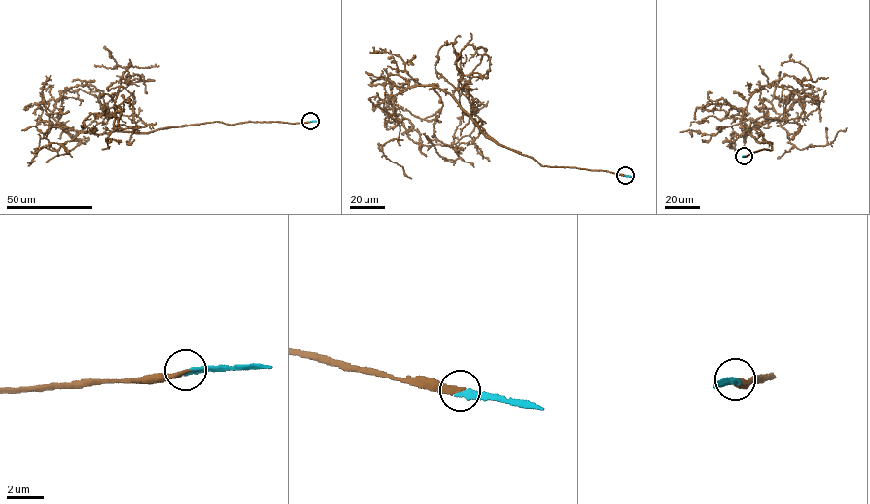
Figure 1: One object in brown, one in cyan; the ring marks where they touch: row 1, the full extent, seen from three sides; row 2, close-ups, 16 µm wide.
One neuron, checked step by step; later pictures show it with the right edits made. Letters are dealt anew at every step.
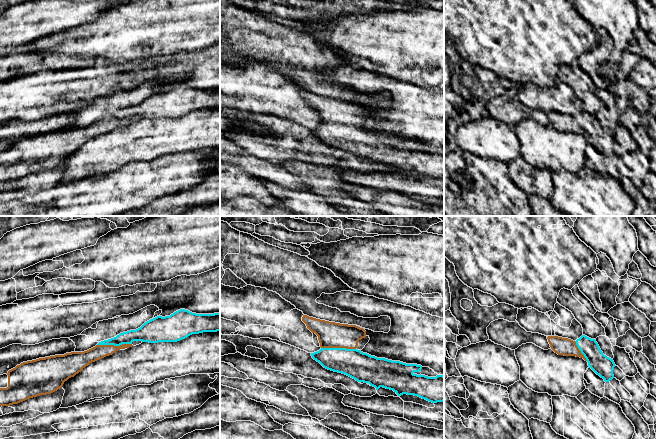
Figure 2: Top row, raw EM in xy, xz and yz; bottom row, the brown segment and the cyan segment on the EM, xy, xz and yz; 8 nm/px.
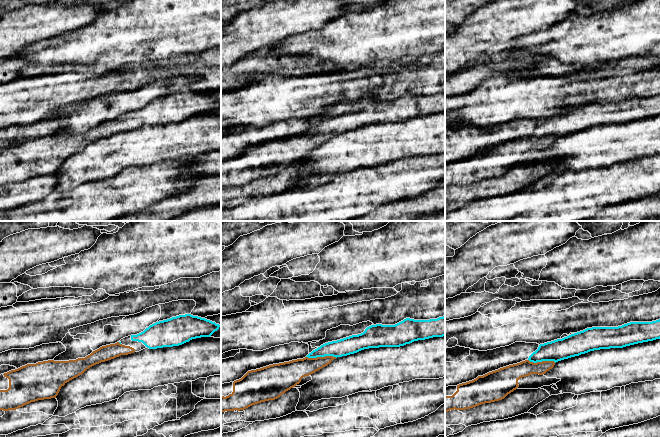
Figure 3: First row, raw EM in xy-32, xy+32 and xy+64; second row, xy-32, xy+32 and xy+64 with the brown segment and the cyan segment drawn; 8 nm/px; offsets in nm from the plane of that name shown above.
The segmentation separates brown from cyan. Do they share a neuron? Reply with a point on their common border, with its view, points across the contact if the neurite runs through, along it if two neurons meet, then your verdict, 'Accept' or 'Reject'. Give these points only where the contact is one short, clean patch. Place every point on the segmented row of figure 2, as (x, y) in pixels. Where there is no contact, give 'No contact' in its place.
Touches brown at xy (113, 345). Accept

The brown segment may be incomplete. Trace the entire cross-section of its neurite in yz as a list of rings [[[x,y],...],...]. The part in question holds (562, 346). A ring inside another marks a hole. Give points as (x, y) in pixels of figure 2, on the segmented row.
[[[582,335],[576,341],[558,336],[548,336],[551,349],[558,355],[576,356],[588,362],[597,375],[609,382],[614,378],[615,363],[601,351],[595,339]]]

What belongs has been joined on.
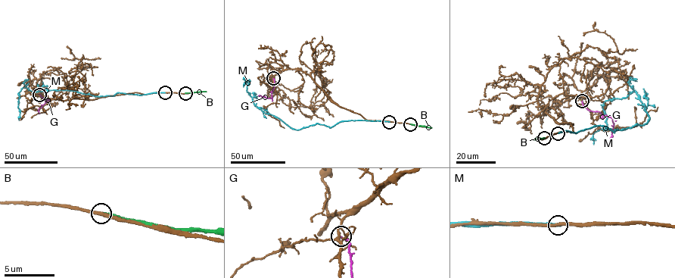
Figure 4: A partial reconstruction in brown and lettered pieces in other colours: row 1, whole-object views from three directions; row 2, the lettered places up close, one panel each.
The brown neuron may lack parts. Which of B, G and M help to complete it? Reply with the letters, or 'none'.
none

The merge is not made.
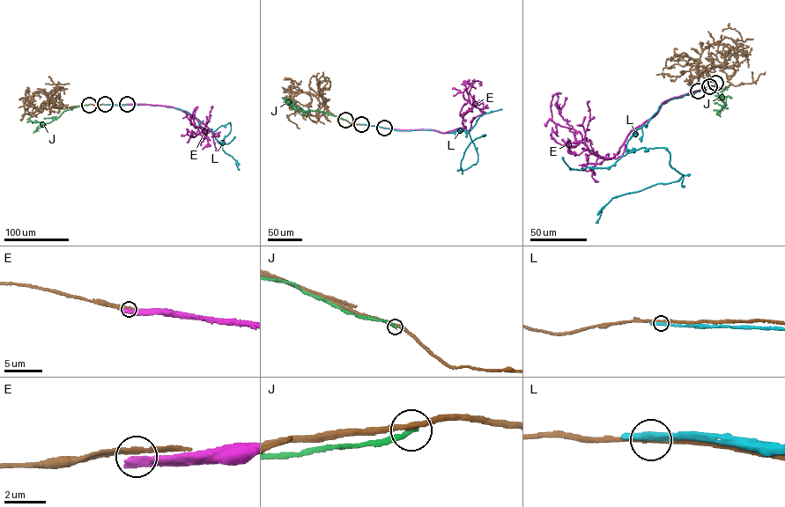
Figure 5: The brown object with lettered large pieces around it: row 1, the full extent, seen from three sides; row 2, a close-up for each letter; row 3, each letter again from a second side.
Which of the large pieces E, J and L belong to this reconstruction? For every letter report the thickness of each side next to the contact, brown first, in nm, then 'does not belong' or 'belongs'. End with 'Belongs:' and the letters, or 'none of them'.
E: 200 nm thick on the brown side, 480 nm on the other; does not belong
J: 280 nm thick on the brown side, 280 nm on the other; does not belong
L: 280 nm thick on the brown side, 280 nm on the other; does not belong
Belongs: none of them

